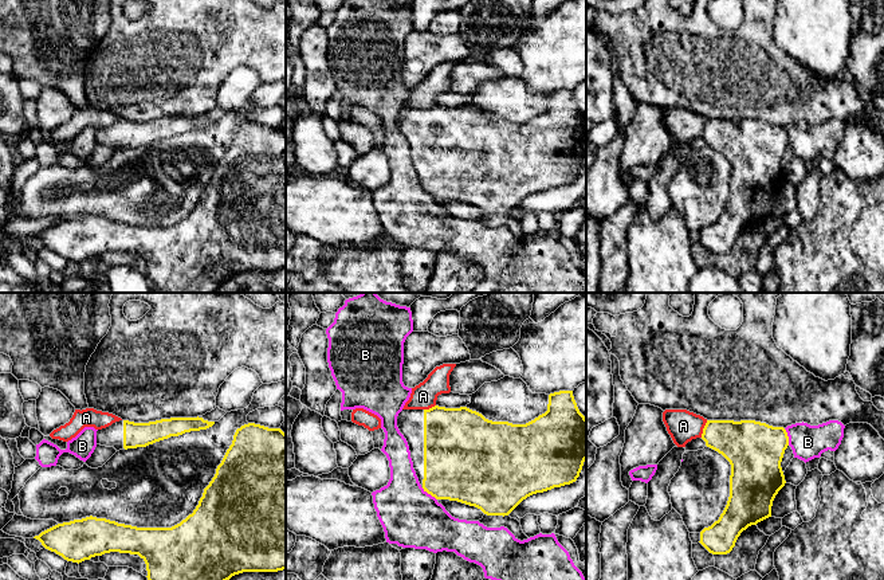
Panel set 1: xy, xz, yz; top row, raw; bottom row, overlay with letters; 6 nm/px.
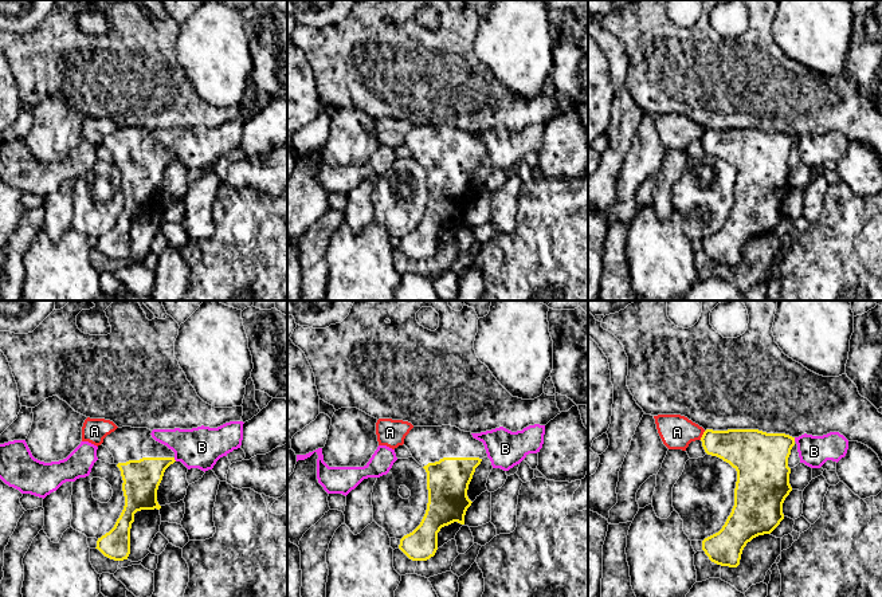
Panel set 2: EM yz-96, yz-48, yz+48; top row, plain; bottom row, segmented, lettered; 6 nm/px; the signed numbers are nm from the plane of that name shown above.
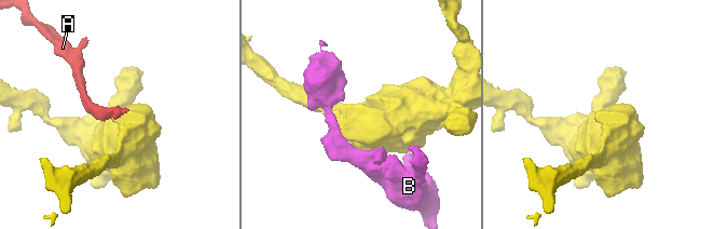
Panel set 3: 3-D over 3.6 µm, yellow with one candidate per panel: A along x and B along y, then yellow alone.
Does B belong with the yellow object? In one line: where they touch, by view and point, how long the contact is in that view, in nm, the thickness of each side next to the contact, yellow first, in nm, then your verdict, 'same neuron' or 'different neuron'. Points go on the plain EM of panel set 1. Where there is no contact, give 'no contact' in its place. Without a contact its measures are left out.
yz (788, 136) | 110 nm | 340/200 nm | different neuron

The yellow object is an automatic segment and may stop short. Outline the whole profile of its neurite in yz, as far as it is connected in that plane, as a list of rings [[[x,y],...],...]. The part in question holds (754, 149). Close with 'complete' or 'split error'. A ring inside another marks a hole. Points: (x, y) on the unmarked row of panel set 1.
[[[665,109],[663,121],[677,146],[702,137],[731,164],[727,204],[699,240],[712,254],[727,254],[743,230],[771,216],[773,200],[786,183],[781,161],[787,132],[755,119],[707,119],[687,109]]]; split error

